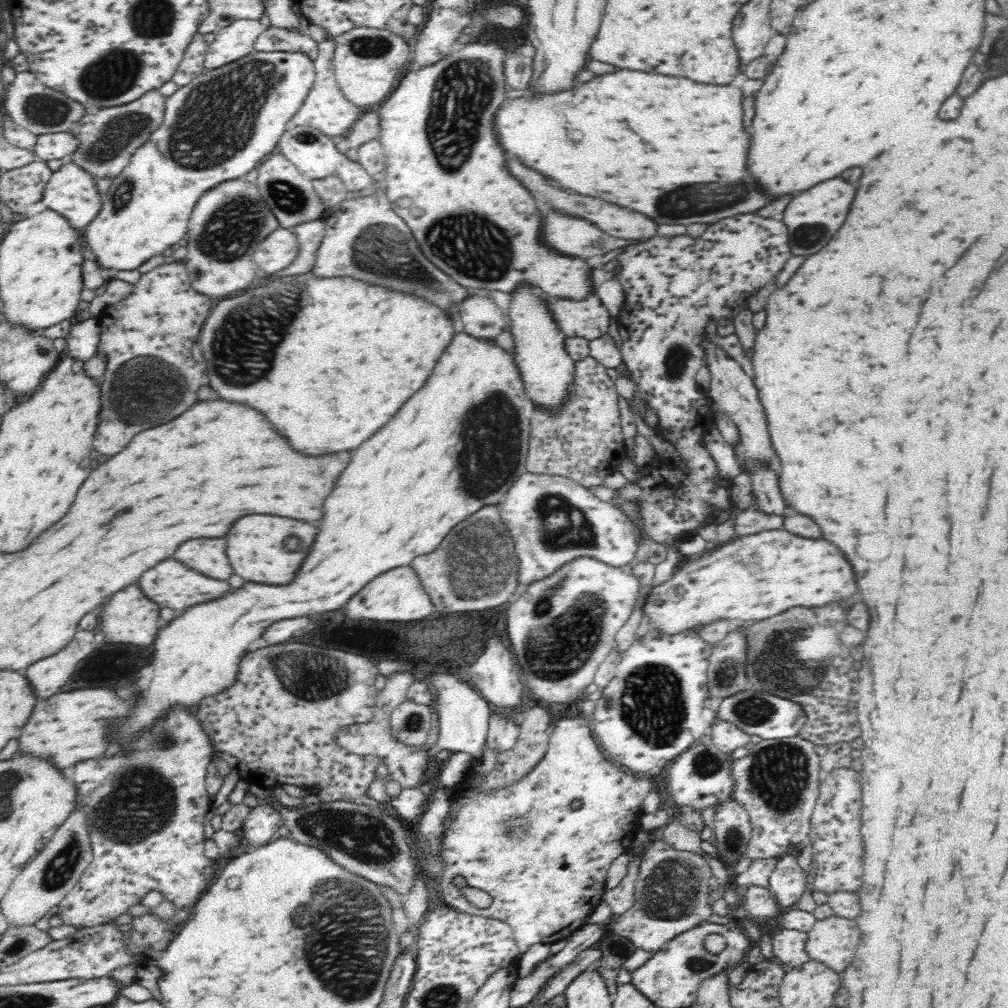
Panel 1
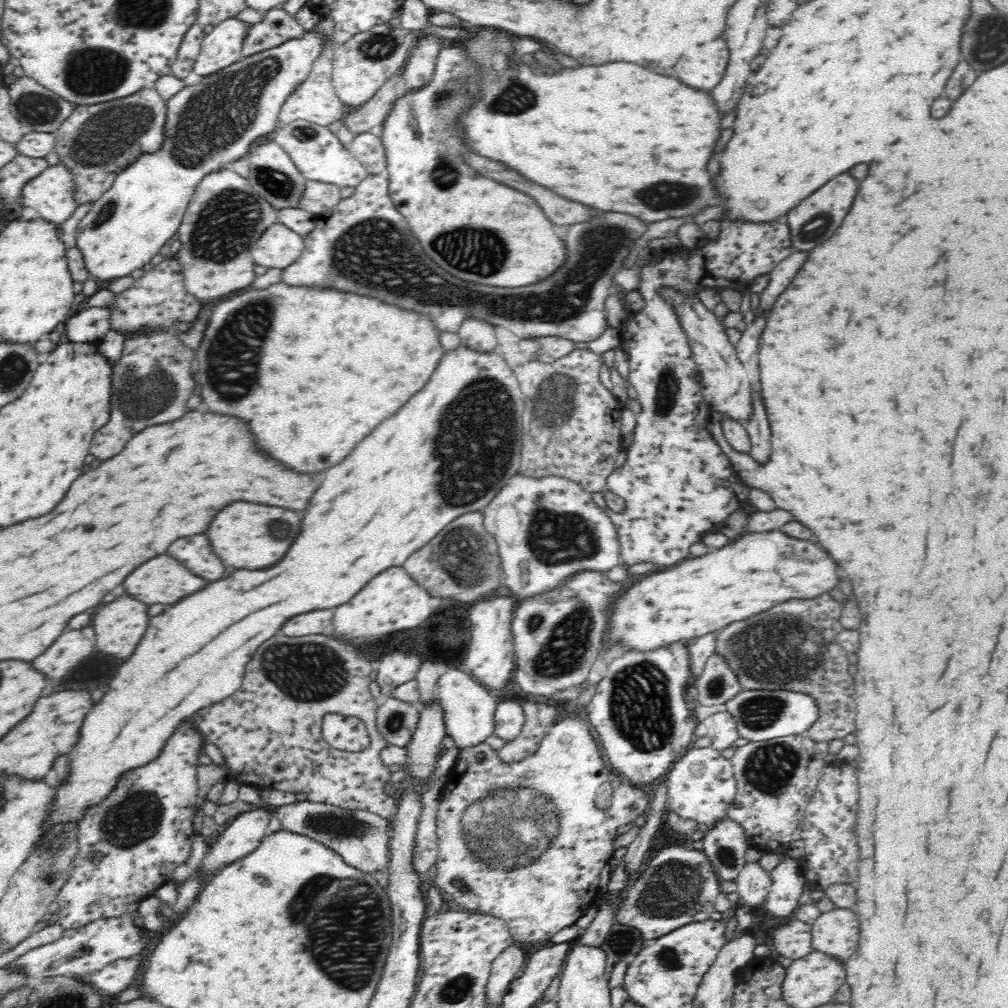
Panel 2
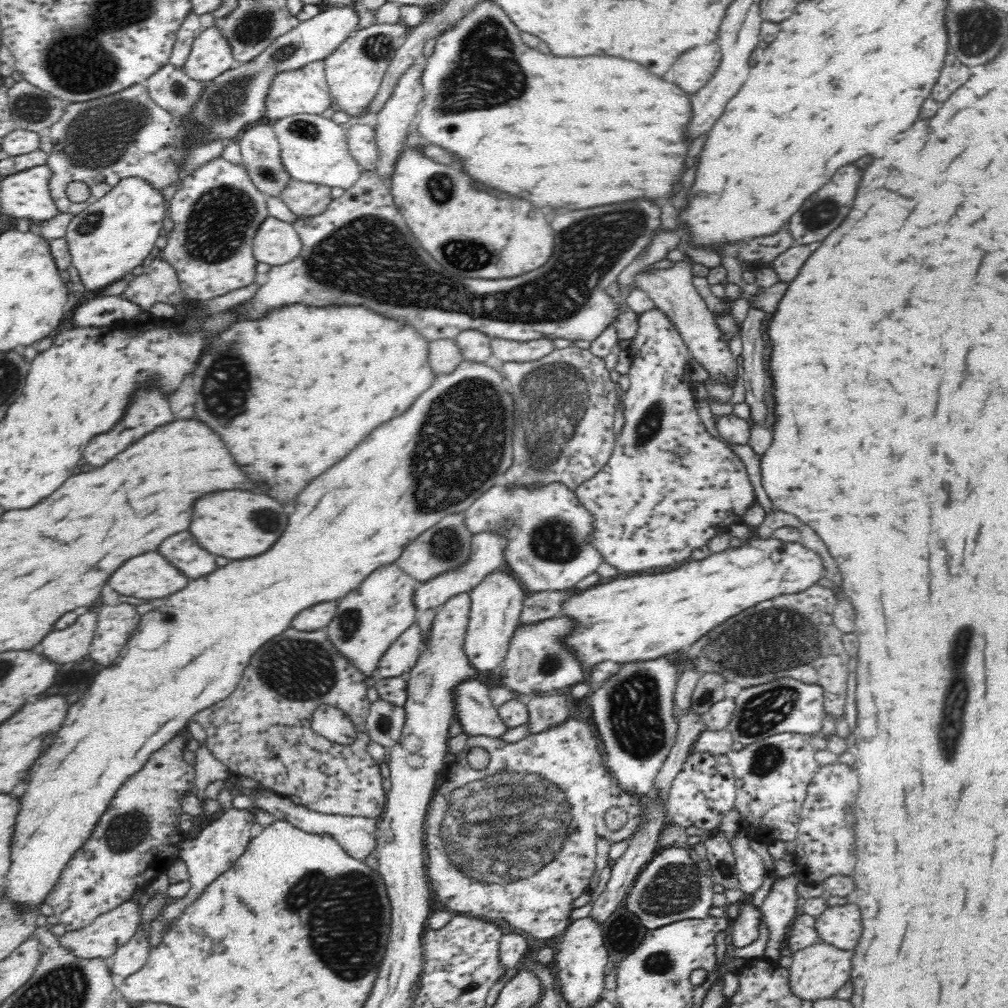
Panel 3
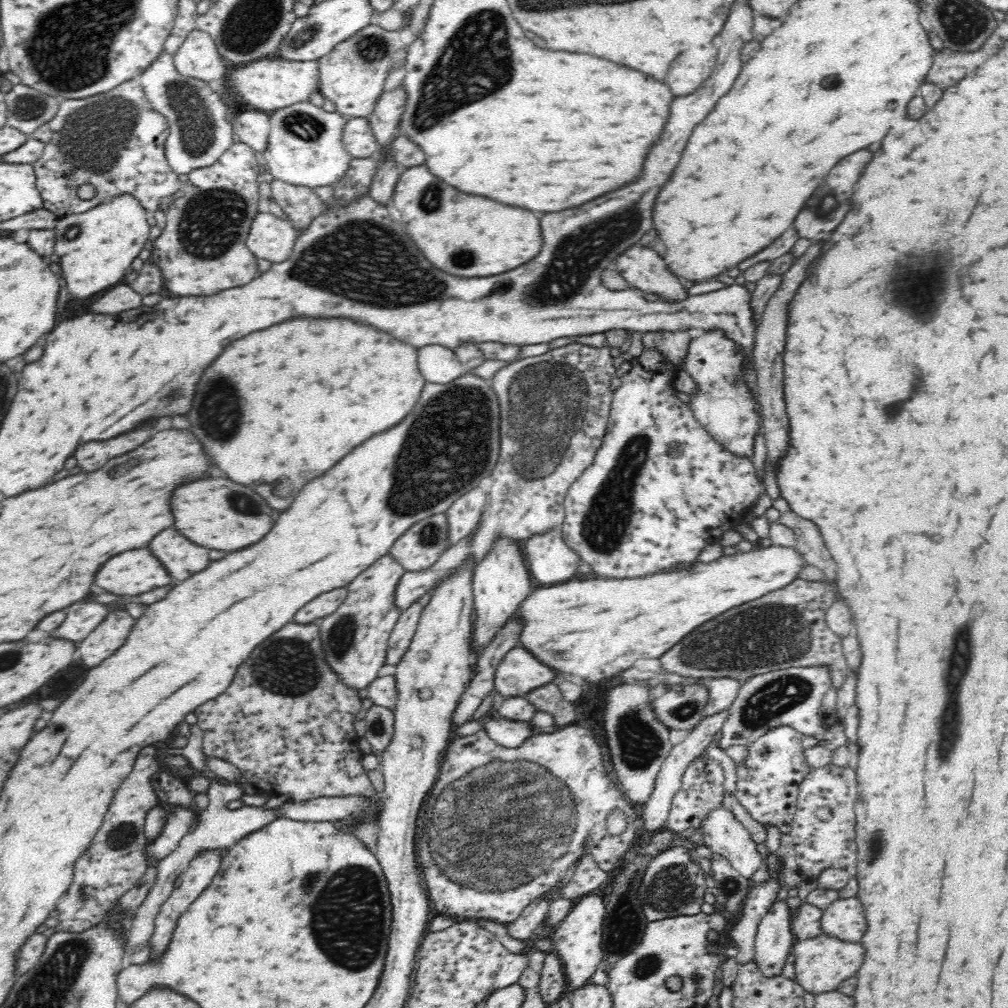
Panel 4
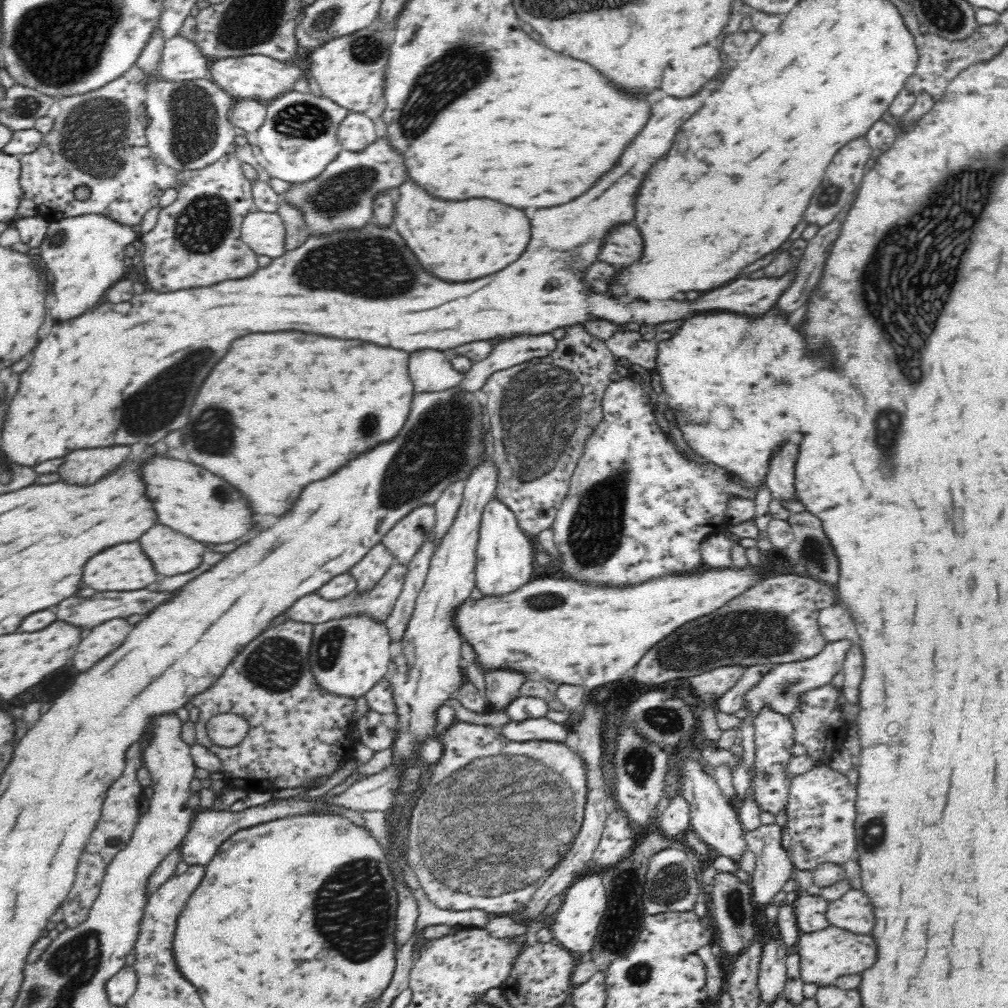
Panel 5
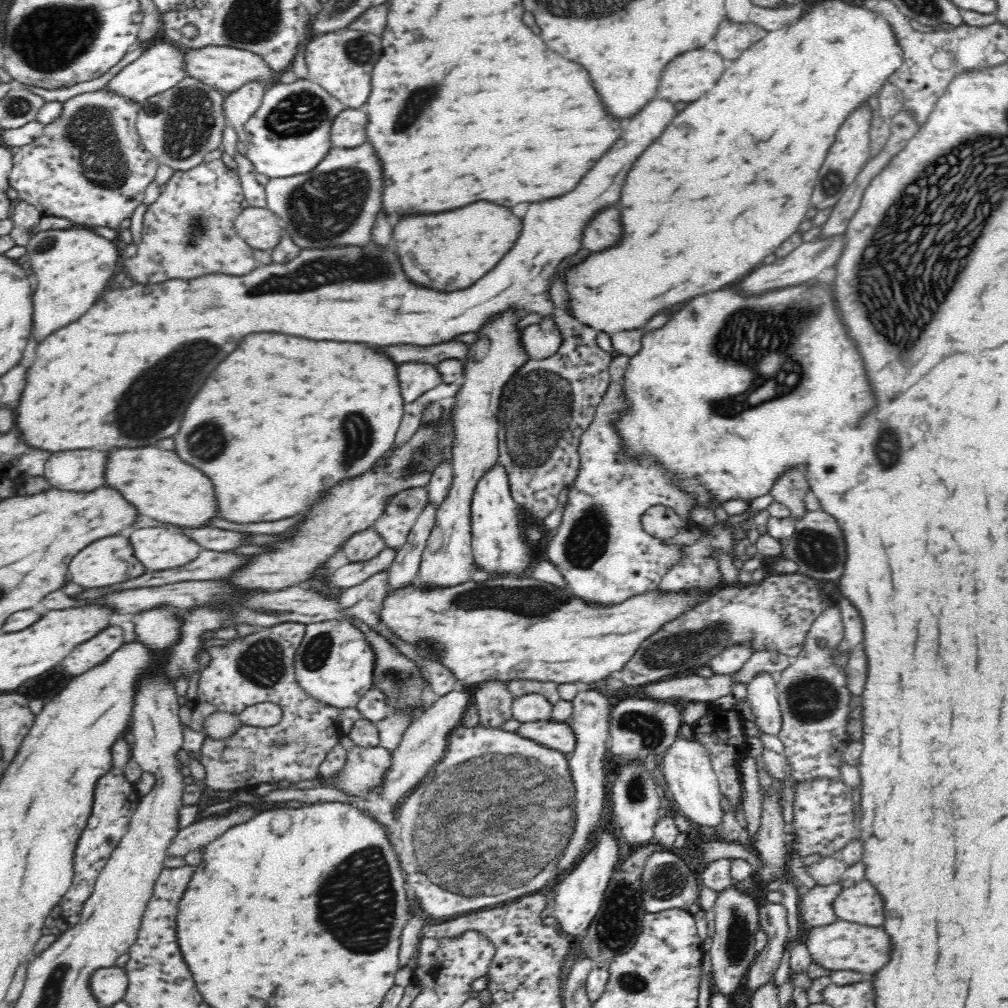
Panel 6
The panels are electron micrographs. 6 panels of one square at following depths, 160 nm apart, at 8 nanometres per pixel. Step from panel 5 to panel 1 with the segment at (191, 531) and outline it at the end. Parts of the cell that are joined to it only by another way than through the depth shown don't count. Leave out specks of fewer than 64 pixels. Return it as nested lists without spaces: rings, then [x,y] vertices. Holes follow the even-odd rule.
[[[244,516],[240,518],[230,534],[228,540],[228,558],[238,576],[258,584],[272,584],[272,586],[286,586],[294,580],[306,552],[310,550],[314,538],[318,534],[316,524],[298,522],[280,516]],[[294,542],[294,550],[290,548]]]

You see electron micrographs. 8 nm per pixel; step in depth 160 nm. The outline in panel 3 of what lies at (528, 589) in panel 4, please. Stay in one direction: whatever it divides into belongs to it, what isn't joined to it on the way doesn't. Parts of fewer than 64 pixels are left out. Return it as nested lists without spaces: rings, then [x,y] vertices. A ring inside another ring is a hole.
[[[503,567],[487,574],[470,595],[470,614],[467,631],[464,636],[464,655],[468,662],[482,672],[495,672],[500,669],[506,658],[510,641],[516,627],[519,626],[526,590],[517,582],[516,577]]]

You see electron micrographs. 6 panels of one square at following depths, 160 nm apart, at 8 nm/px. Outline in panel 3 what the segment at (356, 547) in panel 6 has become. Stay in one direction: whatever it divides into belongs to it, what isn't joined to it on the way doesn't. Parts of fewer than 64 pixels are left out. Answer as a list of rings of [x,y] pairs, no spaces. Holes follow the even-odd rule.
[[[395,563],[378,567],[364,579],[356,590],[343,596],[337,602],[337,610],[332,622],[325,629],[334,646],[366,677],[376,668],[387,648],[416,623],[415,589],[416,579],[406,574]]]

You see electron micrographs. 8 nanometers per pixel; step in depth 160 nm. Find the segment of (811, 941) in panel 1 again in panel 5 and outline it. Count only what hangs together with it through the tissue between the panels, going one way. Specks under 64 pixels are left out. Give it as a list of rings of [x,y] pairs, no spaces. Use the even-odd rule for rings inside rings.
[[[850,889],[838,900],[830,901],[826,910],[828,924],[857,936],[866,936],[874,928],[872,903],[860,889]]]

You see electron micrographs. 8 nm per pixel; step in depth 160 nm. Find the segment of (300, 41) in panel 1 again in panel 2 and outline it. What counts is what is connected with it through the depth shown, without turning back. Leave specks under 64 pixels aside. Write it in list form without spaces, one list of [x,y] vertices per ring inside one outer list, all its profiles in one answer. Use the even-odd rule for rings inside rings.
[[[281,7],[264,12],[262,22],[250,24],[243,44],[243,56],[276,48],[288,40],[299,39],[306,32],[294,16],[288,15]]]

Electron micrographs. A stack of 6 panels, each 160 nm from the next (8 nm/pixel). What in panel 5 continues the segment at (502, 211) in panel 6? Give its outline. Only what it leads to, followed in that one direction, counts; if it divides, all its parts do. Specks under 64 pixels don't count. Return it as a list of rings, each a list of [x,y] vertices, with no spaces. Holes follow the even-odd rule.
[[[406,180],[398,188],[398,192],[400,198],[396,202],[396,216],[392,220],[392,228],[396,228],[396,232],[402,234],[402,238],[406,240],[408,248],[416,254],[420,264],[442,280],[464,282],[500,272],[502,268],[518,260],[530,242],[530,220],[522,210],[496,204],[494,200],[462,200],[462,202],[438,200],[412,180]]]

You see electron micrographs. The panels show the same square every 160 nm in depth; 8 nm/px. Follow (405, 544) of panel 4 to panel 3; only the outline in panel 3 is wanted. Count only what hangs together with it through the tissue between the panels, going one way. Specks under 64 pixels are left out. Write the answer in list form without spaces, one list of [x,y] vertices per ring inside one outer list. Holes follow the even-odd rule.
[[[463,513],[445,516],[439,523],[431,526],[423,532],[416,540],[403,548],[403,553],[396,560],[398,565],[406,574],[416,579],[418,583],[430,582],[433,578],[459,569],[465,565],[472,552],[473,532],[468,530]]]

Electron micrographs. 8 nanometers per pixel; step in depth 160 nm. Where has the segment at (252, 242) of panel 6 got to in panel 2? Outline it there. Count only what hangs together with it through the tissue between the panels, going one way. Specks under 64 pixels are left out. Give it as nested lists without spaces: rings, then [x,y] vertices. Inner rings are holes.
[[[276,222],[252,243],[252,256],[260,266],[285,269],[298,260],[304,247],[304,238],[286,225]]]

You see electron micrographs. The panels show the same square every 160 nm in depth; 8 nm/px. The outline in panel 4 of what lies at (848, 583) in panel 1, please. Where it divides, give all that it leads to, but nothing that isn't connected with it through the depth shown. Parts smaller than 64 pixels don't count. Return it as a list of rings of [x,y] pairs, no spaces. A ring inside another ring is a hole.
[[[755,545],[749,551],[737,552],[734,558],[724,556],[714,560],[712,564],[694,562],[688,570],[664,571],[638,578],[602,577],[584,582],[568,581],[560,586],[535,586],[531,595],[520,603],[514,614],[521,616],[526,626],[520,645],[538,656],[550,668],[582,676],[586,684],[596,684],[604,678],[628,670],[640,658],[660,658],[702,622],[708,622],[718,614],[740,606],[742,602],[750,602],[768,592],[788,588],[806,566],[795,547]]]

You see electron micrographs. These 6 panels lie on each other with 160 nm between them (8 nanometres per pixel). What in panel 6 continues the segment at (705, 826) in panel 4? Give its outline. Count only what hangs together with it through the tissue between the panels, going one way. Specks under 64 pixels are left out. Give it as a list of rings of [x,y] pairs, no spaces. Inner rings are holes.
[[[678,737],[658,764],[667,786],[674,797],[674,811],[686,817],[694,827],[714,827],[716,831],[722,826],[724,812],[717,774],[713,771],[712,759],[703,744]]]

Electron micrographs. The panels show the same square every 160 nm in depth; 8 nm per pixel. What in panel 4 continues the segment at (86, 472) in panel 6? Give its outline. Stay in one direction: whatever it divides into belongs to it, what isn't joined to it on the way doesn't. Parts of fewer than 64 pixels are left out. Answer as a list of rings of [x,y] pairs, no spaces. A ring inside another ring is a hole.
[[[142,424],[122,436],[116,436],[112,440],[104,440],[104,442],[88,442],[84,444],[84,448],[76,450],[76,460],[78,466],[86,472],[94,472],[96,468],[102,468],[110,458],[116,458],[124,452],[130,452],[134,448],[138,448],[140,444],[144,444],[148,438],[152,438],[154,434],[154,424]]]

